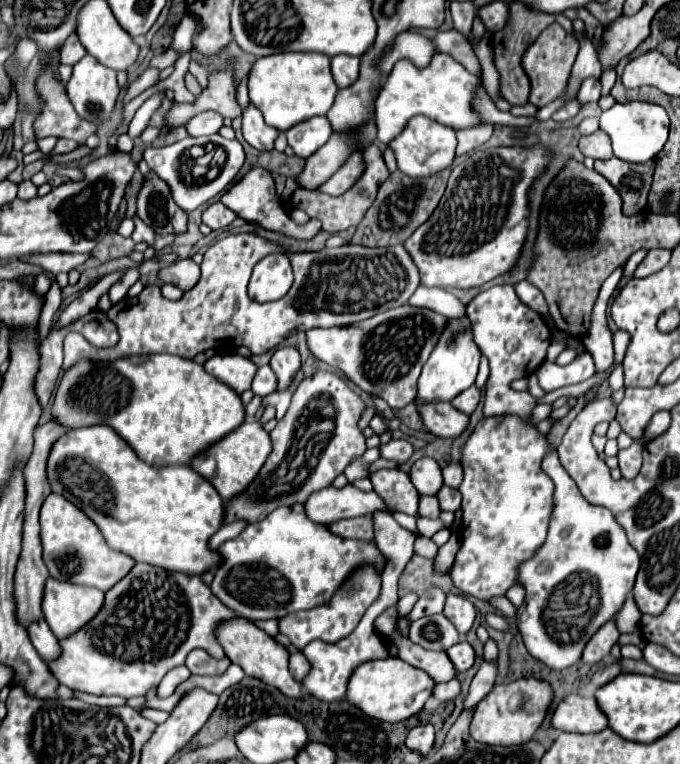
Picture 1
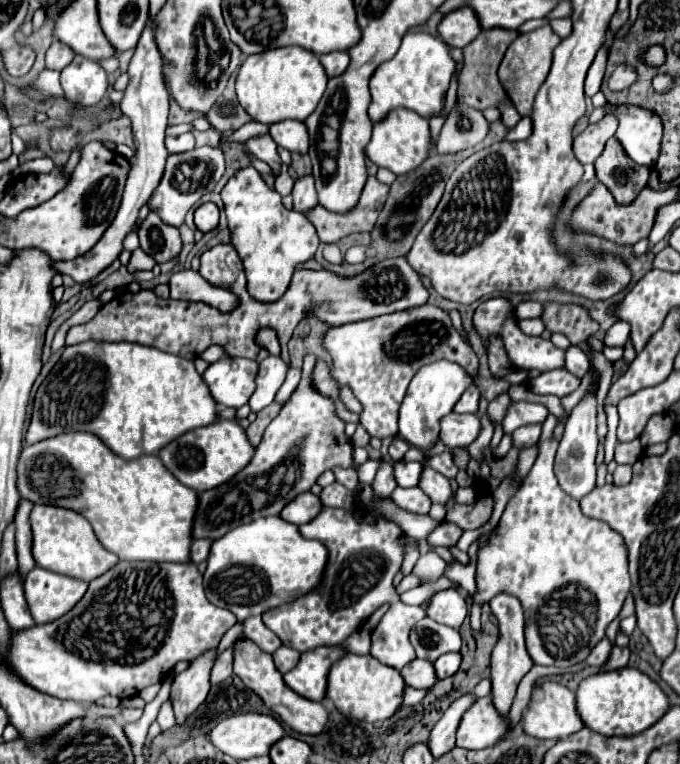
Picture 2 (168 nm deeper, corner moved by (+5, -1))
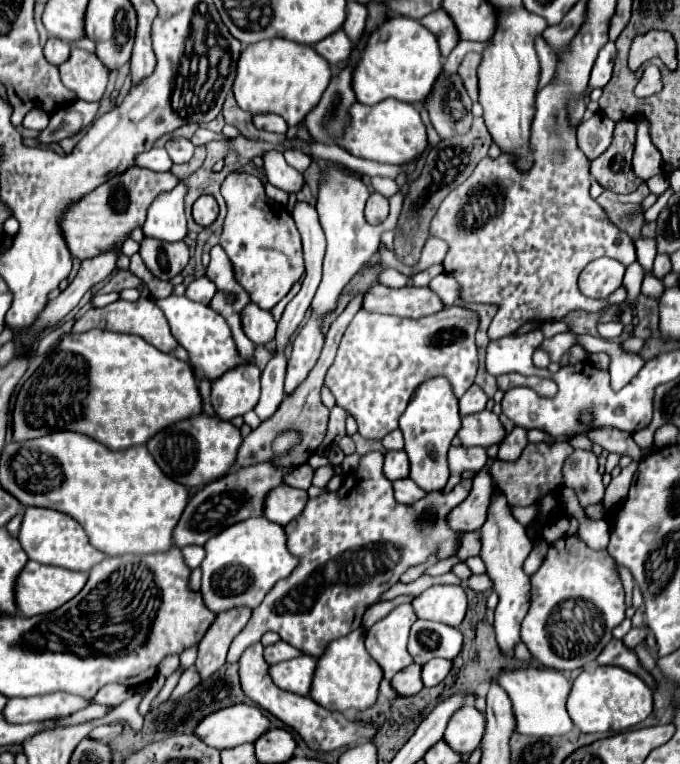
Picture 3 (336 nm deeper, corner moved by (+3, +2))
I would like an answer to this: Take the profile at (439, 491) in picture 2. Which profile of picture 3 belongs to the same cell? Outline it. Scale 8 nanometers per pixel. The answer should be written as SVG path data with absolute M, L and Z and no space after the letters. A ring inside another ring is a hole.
M432 377L424 381L420 387L416 387L404 415L400 417L400 429L404 433L406 443L404 451L410 457L410 479L426 493L442 491L450 477L446 453L450 441L456 435L456 429L460 429L458 399L446 377Z

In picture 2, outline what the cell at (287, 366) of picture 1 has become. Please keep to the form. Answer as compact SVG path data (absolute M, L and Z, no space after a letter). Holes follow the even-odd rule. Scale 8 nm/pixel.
M258 330L258 334L256 334L256 340L258 340L258 344L262 346L262 348L266 348L270 354L274 354L274 356L278 356L280 354L280 342L278 342L278 336L276 336L276 332L274 330Z

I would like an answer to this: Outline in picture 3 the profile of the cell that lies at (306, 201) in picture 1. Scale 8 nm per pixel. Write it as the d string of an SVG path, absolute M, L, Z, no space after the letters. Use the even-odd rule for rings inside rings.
M378 191L370 193L366 203L366 217L370 225L378 225L388 217L388 197L380 195Z

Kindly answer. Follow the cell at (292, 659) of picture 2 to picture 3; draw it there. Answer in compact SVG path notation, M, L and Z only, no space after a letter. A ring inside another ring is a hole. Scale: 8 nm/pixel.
M278 641L278 643L274 643L274 645L270 645L270 647L264 649L264 657L266 657L266 661L270 665L282 663L282 661L290 661L290 659L300 657L300 655L304 655L304 653L300 649L294 649L286 641Z

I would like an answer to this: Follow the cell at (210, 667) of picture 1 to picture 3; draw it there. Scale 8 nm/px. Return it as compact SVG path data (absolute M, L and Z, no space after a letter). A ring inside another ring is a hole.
M170 655L170 657L166 657L160 665L158 665L158 673L160 675L164 675L164 677L170 677L176 669L178 669L178 657L174 657L174 655Z

